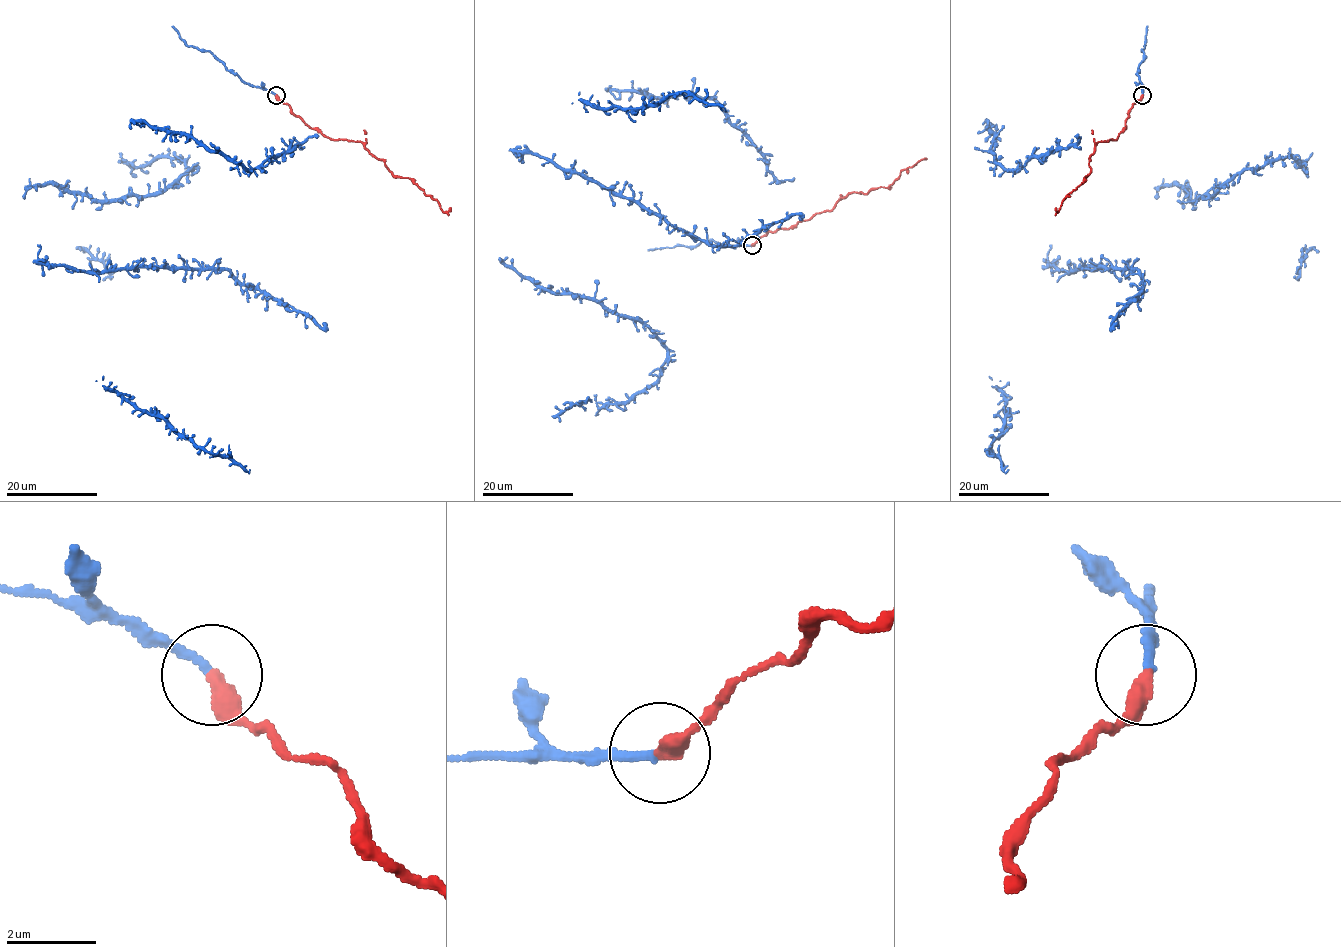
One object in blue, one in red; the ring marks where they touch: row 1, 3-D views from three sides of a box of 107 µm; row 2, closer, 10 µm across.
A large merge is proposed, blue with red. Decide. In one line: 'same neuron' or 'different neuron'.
same neuron

